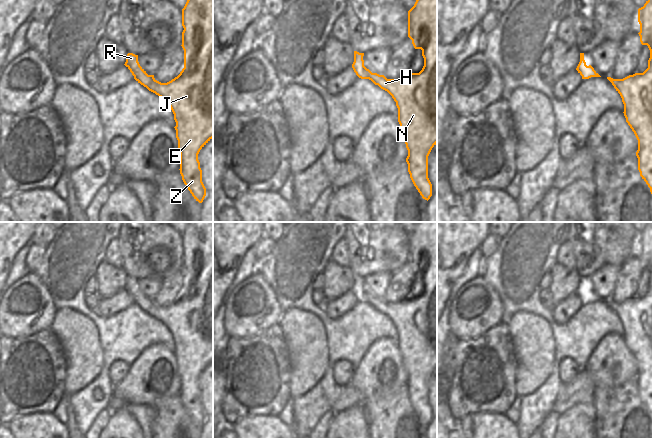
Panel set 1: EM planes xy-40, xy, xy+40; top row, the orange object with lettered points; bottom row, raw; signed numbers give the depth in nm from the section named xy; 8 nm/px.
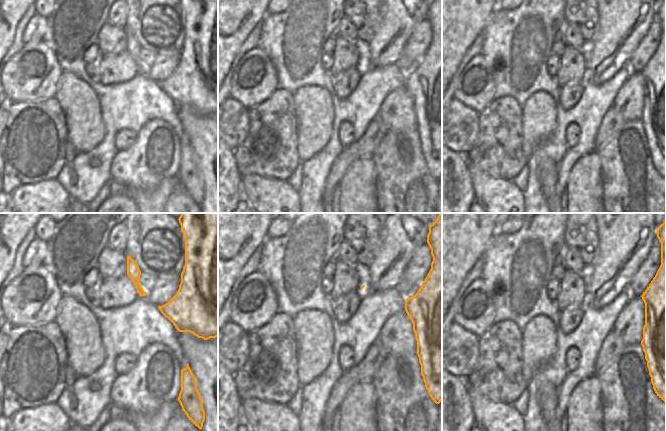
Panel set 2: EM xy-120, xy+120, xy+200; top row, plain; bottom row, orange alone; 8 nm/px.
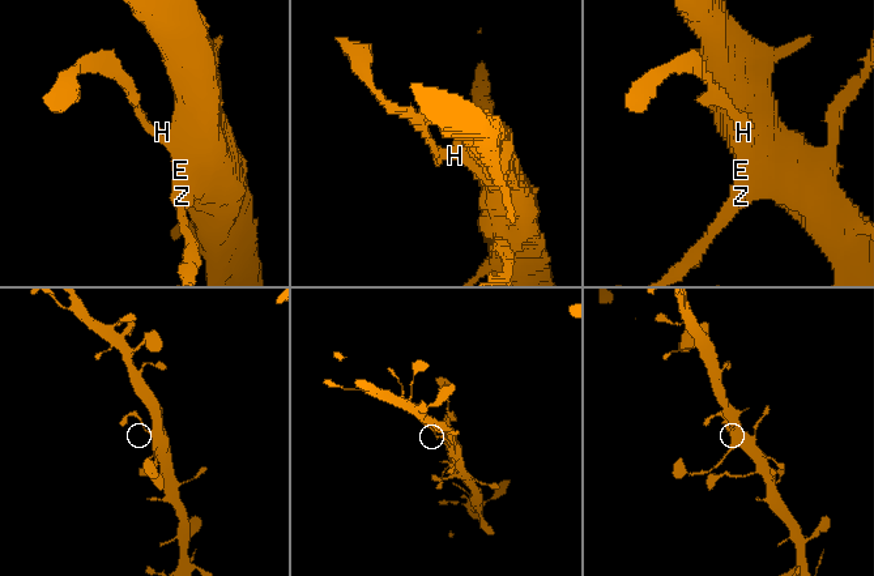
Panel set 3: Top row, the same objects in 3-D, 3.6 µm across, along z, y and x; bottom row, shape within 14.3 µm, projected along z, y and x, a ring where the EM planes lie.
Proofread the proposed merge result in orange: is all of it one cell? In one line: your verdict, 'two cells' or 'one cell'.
two cells

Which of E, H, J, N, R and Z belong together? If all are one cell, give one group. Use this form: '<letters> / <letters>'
E H J N Z / R

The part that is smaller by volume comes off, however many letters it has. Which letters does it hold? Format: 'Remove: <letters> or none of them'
Remove: R

